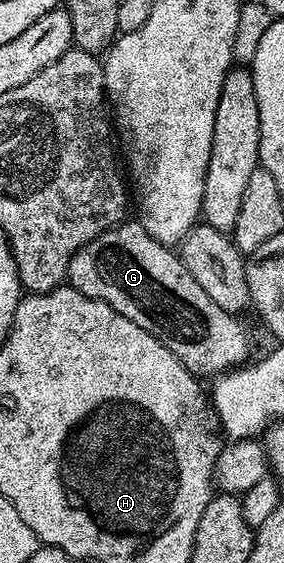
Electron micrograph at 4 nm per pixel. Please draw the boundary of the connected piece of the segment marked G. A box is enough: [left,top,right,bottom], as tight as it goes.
[66,220,248,376]

